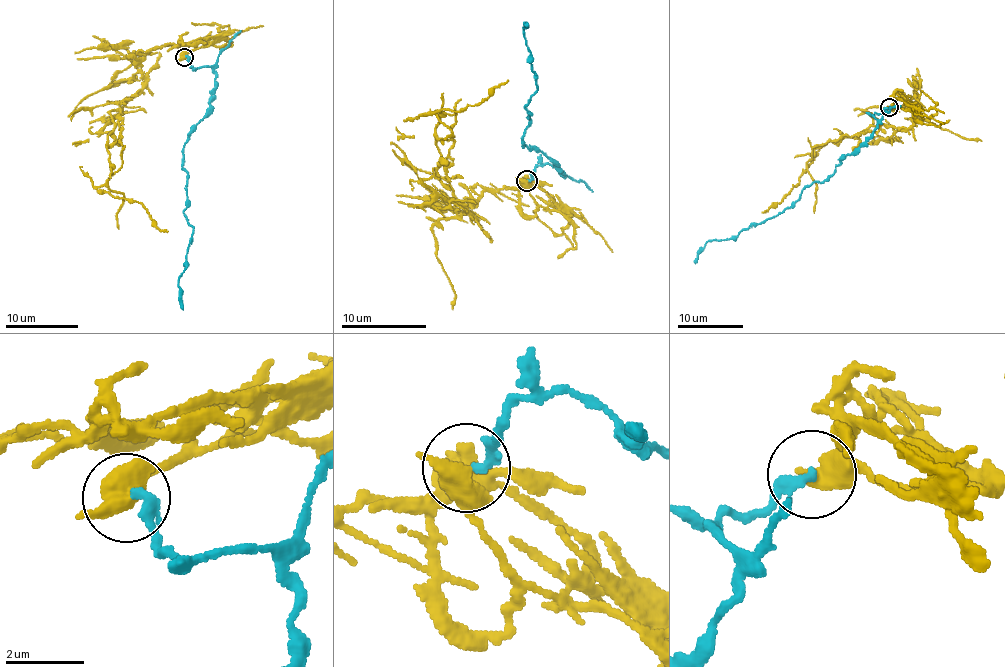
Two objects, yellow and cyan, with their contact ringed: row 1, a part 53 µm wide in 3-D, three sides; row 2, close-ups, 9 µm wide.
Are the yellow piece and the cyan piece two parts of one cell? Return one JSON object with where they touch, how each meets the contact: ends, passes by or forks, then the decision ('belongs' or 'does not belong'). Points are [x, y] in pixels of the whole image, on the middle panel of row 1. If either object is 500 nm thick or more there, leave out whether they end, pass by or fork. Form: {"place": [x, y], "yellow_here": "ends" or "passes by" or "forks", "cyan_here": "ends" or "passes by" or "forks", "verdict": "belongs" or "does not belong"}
{"place": [526, 180], "yellow_here": "passes by", "cyan_here": "ends", "verdict": "does not belong"}

